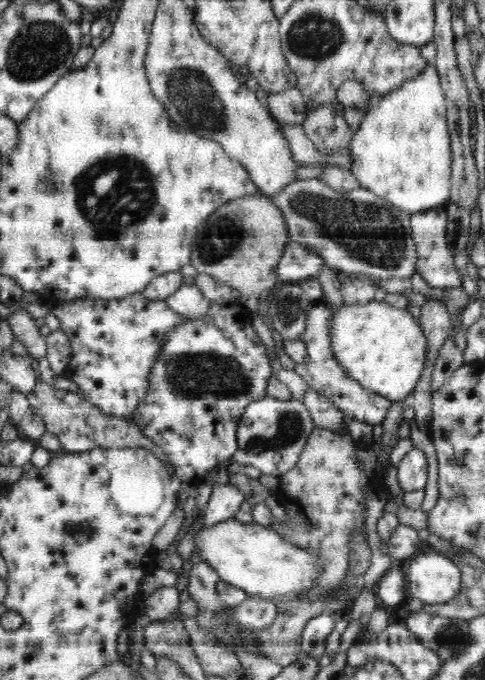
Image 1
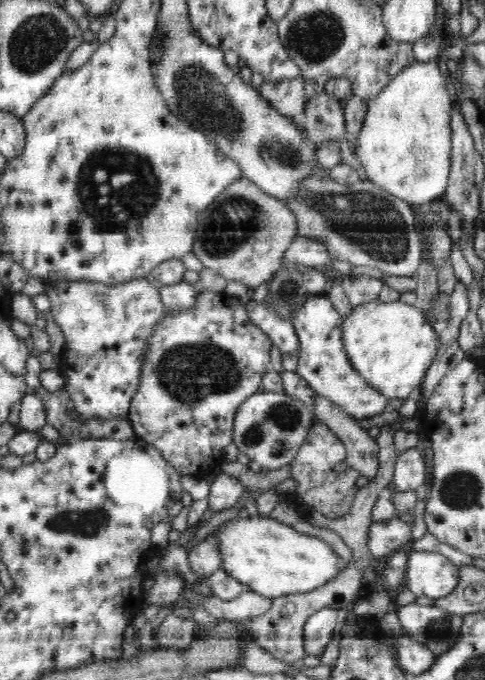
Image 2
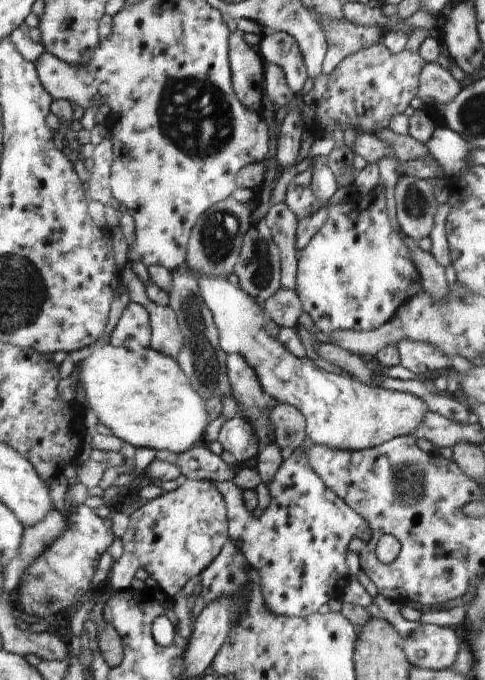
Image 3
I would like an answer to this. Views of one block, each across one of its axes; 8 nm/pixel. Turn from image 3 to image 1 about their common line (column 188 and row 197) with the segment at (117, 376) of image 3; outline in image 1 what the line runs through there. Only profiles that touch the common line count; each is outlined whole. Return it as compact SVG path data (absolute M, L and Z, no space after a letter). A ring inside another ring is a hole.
M429 64L424 70L418 76L405 80L398 88L387 92L376 107L368 109L360 129L353 134L348 146L352 157L350 171L361 186L411 215L416 211L443 208L450 201L452 188L451 139L447 128L444 89L434 64Z

